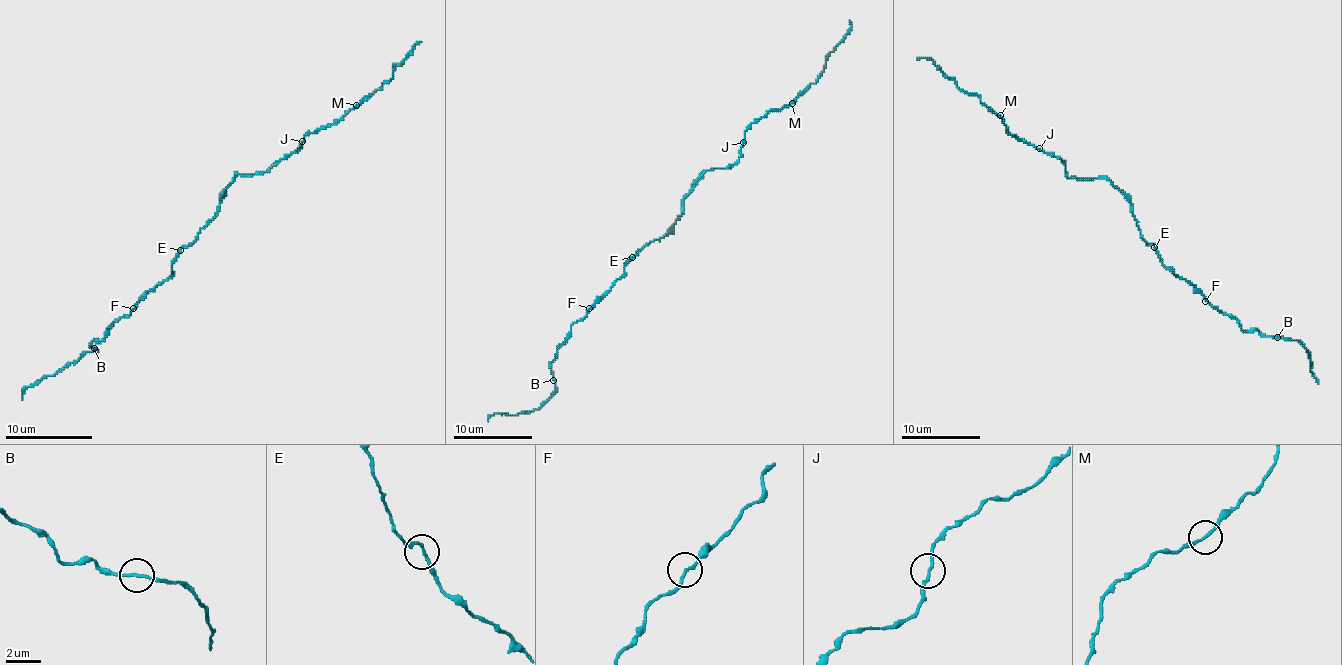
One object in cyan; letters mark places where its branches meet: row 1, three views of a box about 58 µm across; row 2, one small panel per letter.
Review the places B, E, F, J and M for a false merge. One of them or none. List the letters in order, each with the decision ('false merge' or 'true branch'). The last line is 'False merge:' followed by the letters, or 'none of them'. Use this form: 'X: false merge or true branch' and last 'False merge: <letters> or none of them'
B: true branch
E: true branch
F: true branch
J: true branch
M: true branch
False merge: none of them

